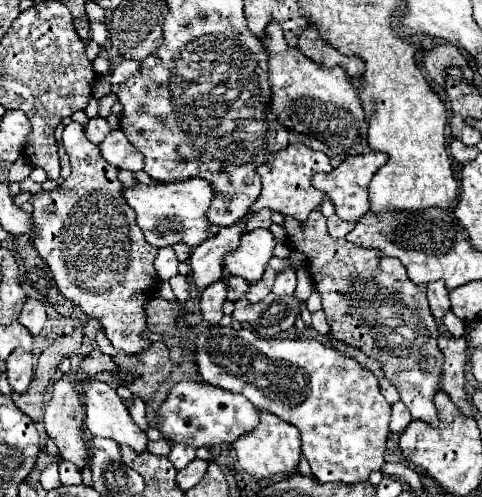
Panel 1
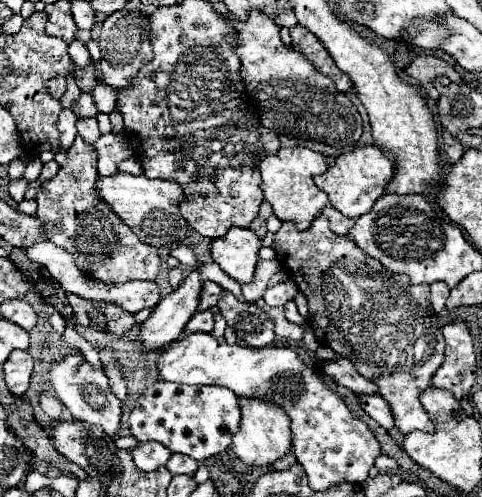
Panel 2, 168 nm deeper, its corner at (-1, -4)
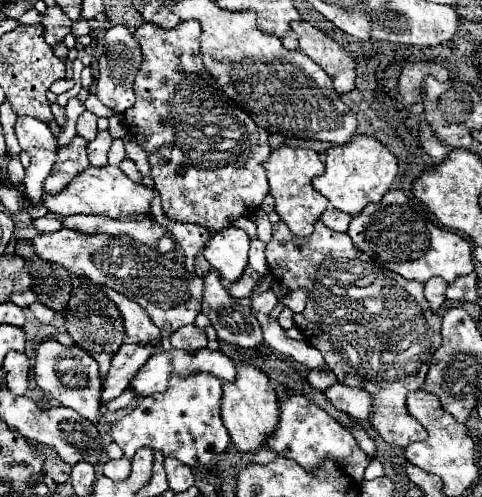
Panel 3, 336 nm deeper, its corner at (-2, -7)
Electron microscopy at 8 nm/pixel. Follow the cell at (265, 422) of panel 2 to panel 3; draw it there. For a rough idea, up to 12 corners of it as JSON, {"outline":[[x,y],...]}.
{"outline":[[237,363],[221,417],[239,453],[259,451],[279,423],[269,377]]}

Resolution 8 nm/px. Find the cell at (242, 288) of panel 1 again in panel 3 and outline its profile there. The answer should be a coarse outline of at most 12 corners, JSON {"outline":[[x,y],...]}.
{"outline":[[41,233],[33,251],[129,299],[173,333],[203,279],[127,235]]}

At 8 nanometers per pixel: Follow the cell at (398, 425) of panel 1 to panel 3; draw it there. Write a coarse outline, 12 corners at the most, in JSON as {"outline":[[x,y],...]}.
{"outline":[[337,383],[325,389],[335,407],[357,421],[371,419],[371,395]]}

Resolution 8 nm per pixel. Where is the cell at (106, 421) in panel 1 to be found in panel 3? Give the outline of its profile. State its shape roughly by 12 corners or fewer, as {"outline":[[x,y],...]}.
{"outline":[[55,339],[37,347],[35,381],[63,407],[101,421],[97,361]]}

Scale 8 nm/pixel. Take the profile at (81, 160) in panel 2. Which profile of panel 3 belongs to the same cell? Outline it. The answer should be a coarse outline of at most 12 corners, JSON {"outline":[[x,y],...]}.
{"outline":[[75,137],[61,147],[43,183],[49,195],[61,193],[89,167],[87,141]]}

